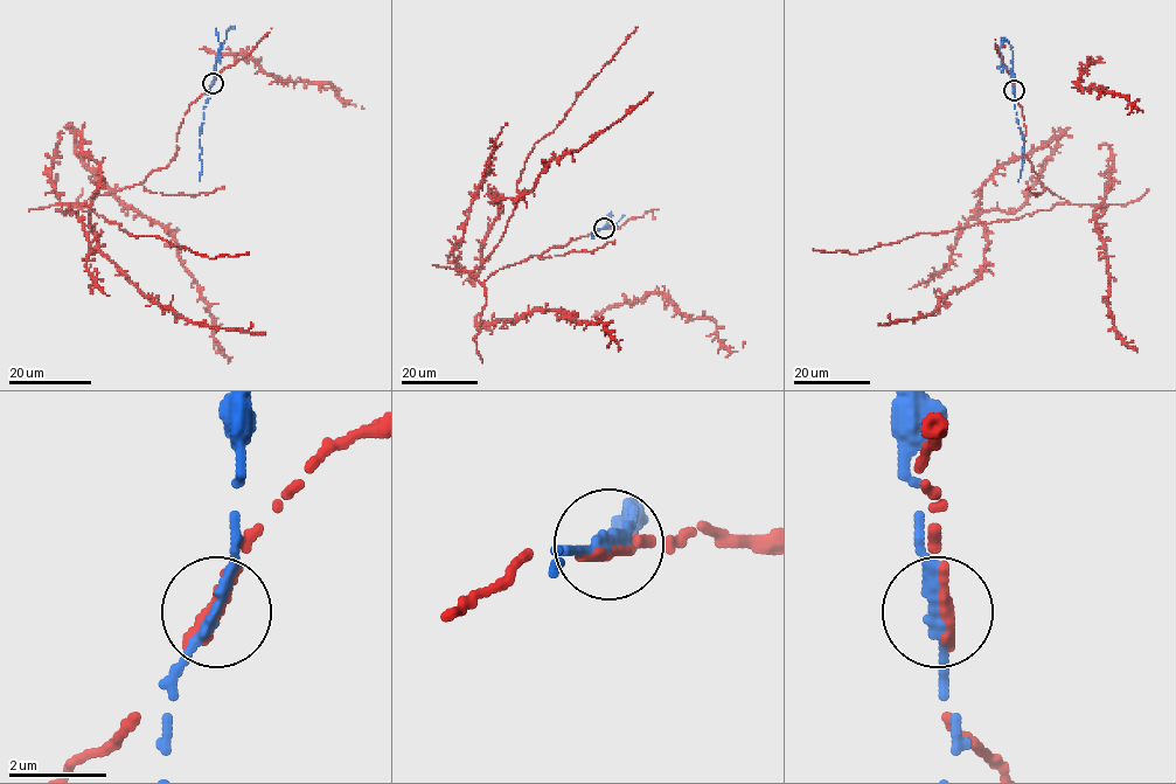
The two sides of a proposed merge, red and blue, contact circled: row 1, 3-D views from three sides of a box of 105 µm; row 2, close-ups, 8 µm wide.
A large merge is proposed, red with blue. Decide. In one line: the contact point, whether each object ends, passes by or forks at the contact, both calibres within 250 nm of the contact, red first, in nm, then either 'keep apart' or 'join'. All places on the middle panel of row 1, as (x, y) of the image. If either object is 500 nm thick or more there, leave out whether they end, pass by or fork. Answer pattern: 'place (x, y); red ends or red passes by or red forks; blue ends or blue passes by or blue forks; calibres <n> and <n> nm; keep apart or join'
place (604, 228); red ends; blue passes by; calibres 360 and 240 nm; keep apart

